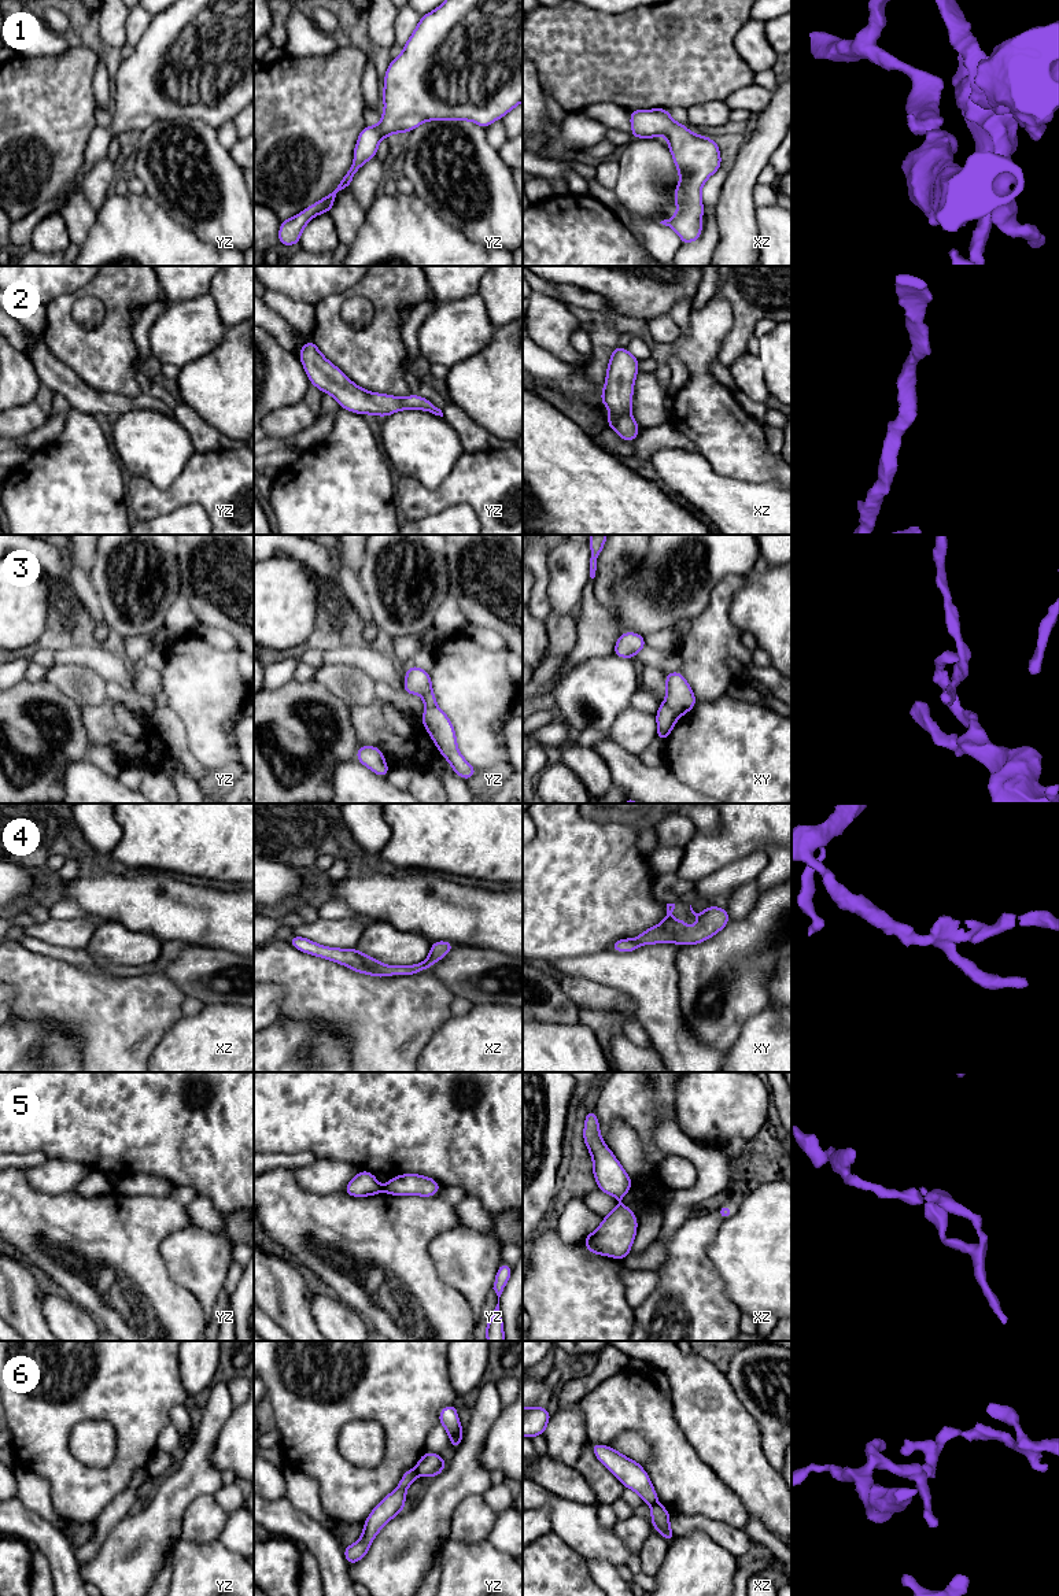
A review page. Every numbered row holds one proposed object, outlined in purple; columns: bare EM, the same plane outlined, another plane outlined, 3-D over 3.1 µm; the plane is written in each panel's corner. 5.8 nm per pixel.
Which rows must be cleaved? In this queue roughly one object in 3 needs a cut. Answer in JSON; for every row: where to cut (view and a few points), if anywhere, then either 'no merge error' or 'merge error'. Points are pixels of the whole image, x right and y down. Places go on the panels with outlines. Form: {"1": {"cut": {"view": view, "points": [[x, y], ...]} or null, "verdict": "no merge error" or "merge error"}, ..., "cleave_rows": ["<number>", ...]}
{"1": {"cut": null, "verdict": "no merge error"}, "2": {"cut": null, "verdict": "no merge error"}, "3": {"cut": {"view": "xy", "points": [[664, 701], [679, 715]]}, "verdict": "merge error"}, "4": {"cut": {"view": "xz", "points": [[354, 949], [368, 965], [383, 975]]}, "verdict": "merge error"}, "5": {"cut": {"view": "yz", "points": [[383, 1188], [384, 1192]]}, "verdict": "merge error"}, "6": {"cut": {"view": "yz", "points": [[414, 1469], [417, 1474]]}, "verdict": "merge error"}, "cleave_rows": ["3", "4", "5", "6"]}

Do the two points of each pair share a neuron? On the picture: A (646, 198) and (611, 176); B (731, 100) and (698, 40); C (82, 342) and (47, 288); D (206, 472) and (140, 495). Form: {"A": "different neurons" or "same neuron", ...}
{"A": "different neurons", "B": "different neurons", "C": "different neurons", "D": "same neuron"}

